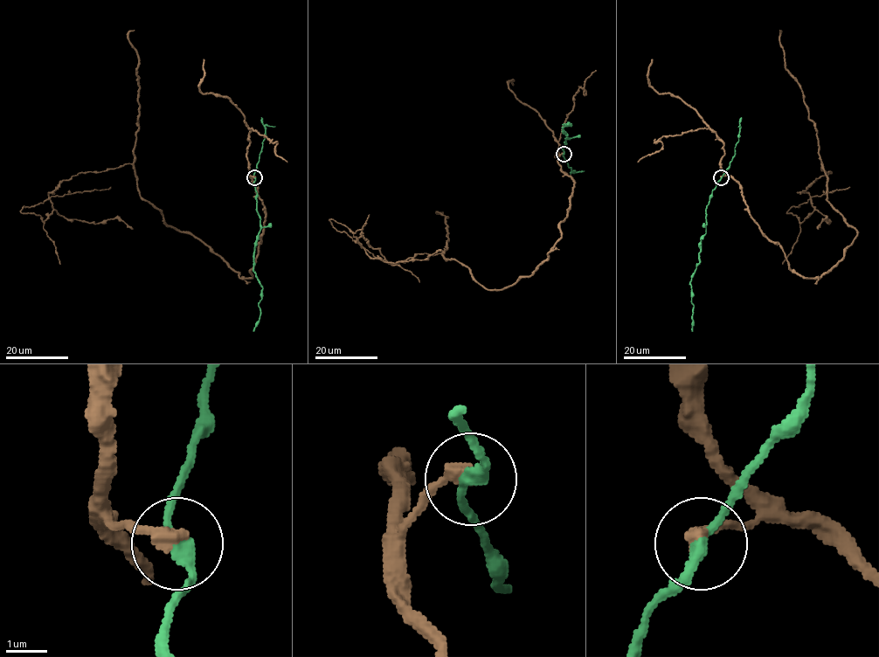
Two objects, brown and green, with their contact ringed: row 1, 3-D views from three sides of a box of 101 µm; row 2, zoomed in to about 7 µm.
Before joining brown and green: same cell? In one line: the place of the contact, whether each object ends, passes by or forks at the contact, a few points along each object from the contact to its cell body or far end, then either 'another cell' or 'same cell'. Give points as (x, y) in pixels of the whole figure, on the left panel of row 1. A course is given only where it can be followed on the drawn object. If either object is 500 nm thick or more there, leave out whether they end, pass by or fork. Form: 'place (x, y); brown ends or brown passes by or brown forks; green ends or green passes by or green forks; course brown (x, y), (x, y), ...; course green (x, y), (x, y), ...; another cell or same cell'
place (254, 177); brown ends; green passes by; course brown (254, 177), (265, 217), (252, 277), (164, 221), (130, 163), (48, 194), (64, 217), (133, 229); course green (254, 177), (261, 226), (256, 240), (253, 270), (261, 287), (261, 300), (259, 306), (260, 318), (253, 331); another cell

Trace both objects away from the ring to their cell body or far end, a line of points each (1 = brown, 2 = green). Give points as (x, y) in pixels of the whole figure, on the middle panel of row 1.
1: (564, 154), (574, 183), (560, 238), (501, 289), (439, 253), (390, 264), (357, 240), (386, 262), (441, 250)
2: (564, 154), (565, 140), (570, 139), (562, 128), (571, 123), (567, 126), (562, 125)

